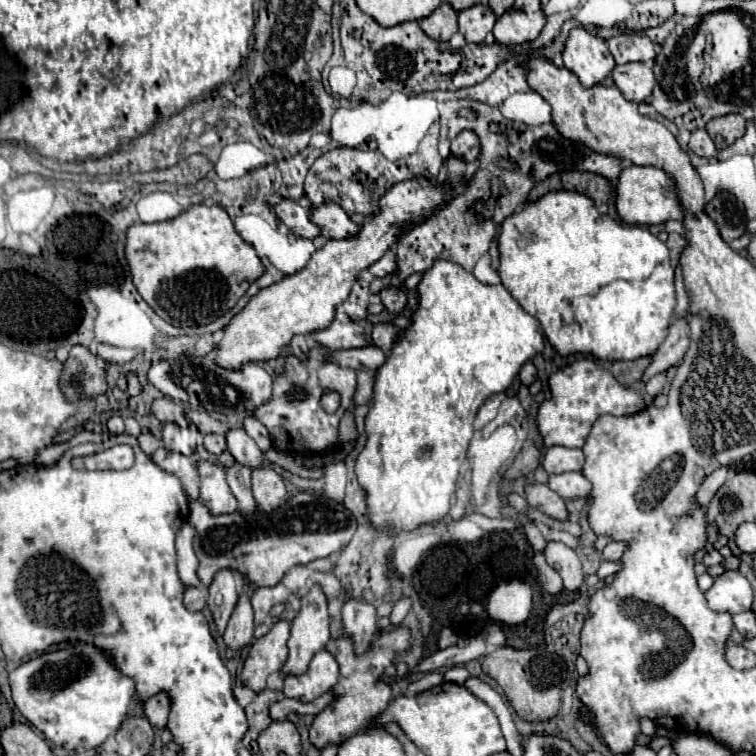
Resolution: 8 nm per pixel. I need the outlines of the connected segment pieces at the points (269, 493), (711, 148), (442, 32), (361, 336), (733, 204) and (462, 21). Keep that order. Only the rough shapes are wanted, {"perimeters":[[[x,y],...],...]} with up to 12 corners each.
{"perimeters":[[[255,468],[251,486],[259,512],[287,498],[275,468]],[[705,130],[691,132],[689,148],[697,156],[715,156],[717,148]],[[447,2],[419,20],[429,38],[447,42],[457,32],[457,12]],[[357,322],[333,324],[311,334],[329,350],[365,348],[365,330]],[[729,192],[709,202],[725,242],[745,234],[745,210]],[[477,4],[459,12],[459,32],[481,44],[497,16]]]}

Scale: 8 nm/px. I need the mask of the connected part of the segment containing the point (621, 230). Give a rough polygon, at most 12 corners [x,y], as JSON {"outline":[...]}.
{"outline":[[559,190],[503,222],[503,286],[561,356],[651,356],[667,246]]}

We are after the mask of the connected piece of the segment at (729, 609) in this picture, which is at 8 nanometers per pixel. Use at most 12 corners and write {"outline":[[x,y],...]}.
{"outline":[[727,570],[705,592],[711,610],[733,616],[751,610],[753,590]]}

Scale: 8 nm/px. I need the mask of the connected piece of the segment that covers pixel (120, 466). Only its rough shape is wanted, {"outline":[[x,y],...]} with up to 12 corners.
{"outline":[[113,446],[95,456],[75,458],[79,470],[127,470],[129,446]]}

